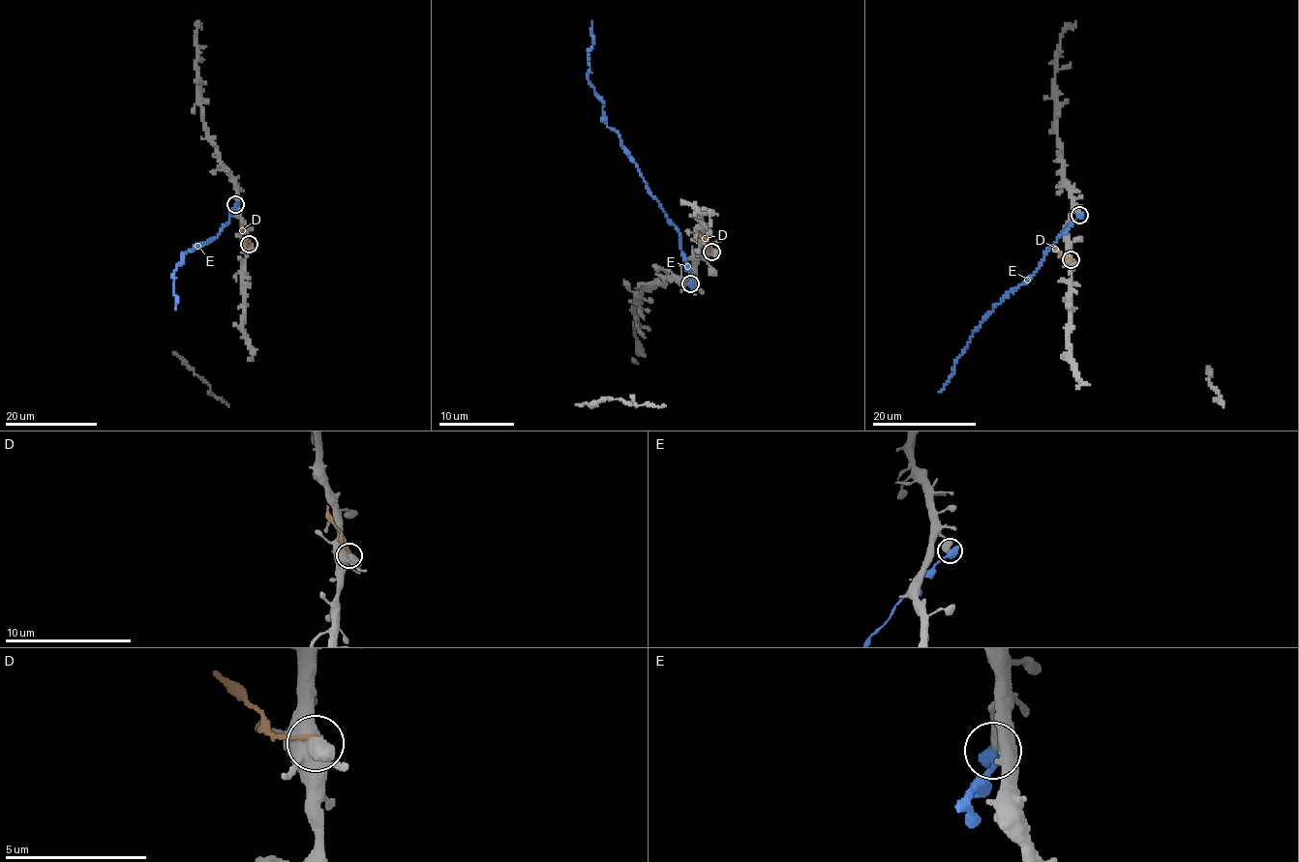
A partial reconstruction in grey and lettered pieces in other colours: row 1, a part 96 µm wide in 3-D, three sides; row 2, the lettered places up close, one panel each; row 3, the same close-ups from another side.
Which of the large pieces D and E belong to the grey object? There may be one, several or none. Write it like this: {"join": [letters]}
{"join": []}

